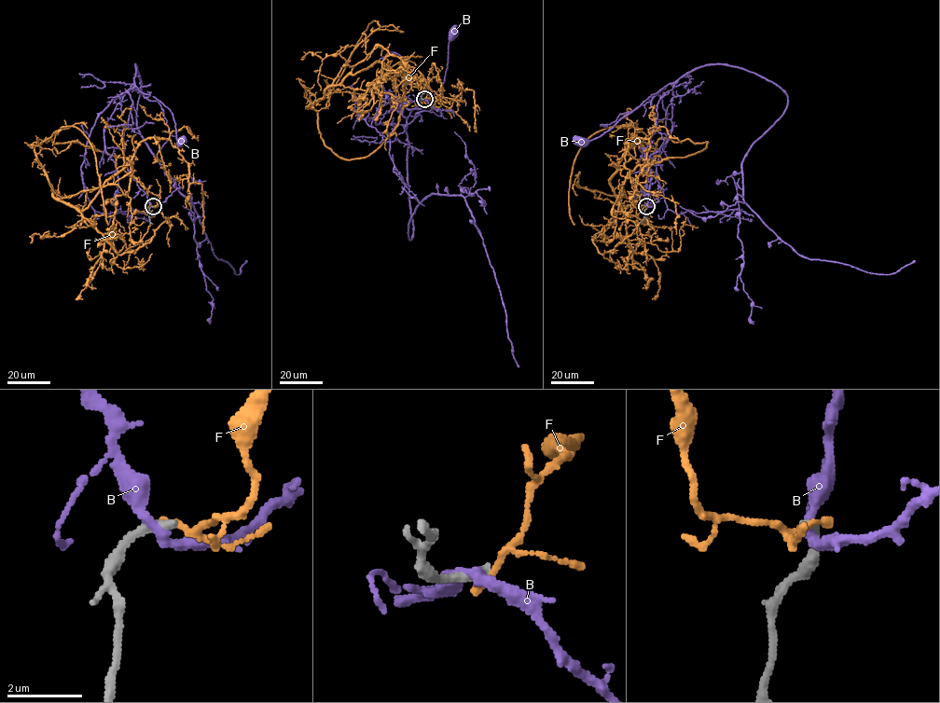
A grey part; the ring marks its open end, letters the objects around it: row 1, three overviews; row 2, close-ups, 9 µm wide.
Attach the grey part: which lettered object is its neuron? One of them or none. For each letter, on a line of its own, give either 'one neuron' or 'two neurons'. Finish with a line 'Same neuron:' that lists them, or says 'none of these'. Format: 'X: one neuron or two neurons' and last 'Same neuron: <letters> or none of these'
B: two neurons
F: two neurons
Same neuron: none of these

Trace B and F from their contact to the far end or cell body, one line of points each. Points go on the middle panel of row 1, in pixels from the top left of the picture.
B: (423, 99), (394, 100), (397, 108), (404, 103), (400, 113), (407, 117), (443, 83), (452, 32)
F: (424, 99), (376, 62), (331, 85), (306, 107), (344, 158), (393, 130), (401, 75), (354, 104)

